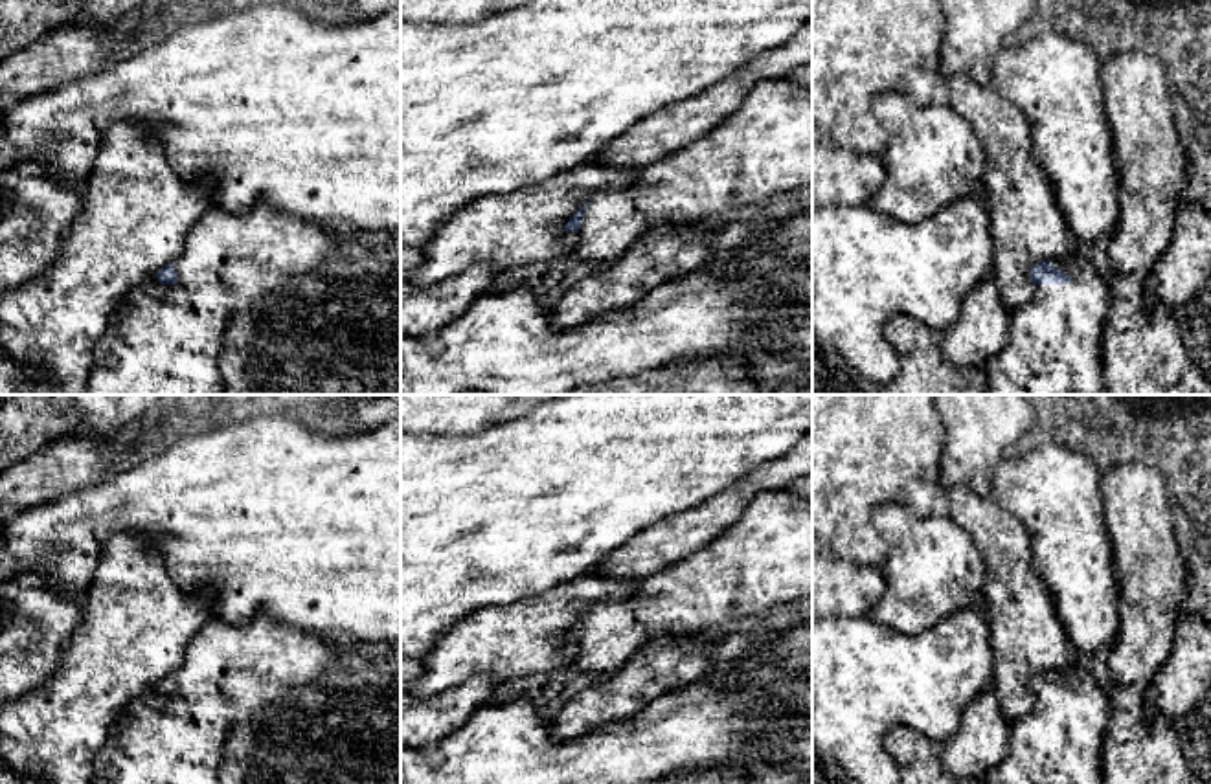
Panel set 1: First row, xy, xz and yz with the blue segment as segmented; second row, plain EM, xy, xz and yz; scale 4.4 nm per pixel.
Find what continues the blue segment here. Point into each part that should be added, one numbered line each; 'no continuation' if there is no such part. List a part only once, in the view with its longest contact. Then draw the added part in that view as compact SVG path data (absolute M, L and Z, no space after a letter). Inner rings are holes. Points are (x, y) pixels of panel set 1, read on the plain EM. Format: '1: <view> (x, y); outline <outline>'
1: yz (1061, 740); outline M1079 665L1051 676L1075 692L1036 696L1035 707L1011 723L1007 755L985 784L1103 784L1110 698Z

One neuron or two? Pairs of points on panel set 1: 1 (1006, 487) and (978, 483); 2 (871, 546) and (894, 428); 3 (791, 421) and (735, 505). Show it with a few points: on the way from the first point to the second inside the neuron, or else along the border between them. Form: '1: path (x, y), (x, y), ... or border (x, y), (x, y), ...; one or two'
1: border (1006, 458), (995, 470), (991, 492); two
2: path (860, 516), (860, 461), (864, 458); one
3: border (792, 445), (783, 454), (763, 461), (726, 487); two

